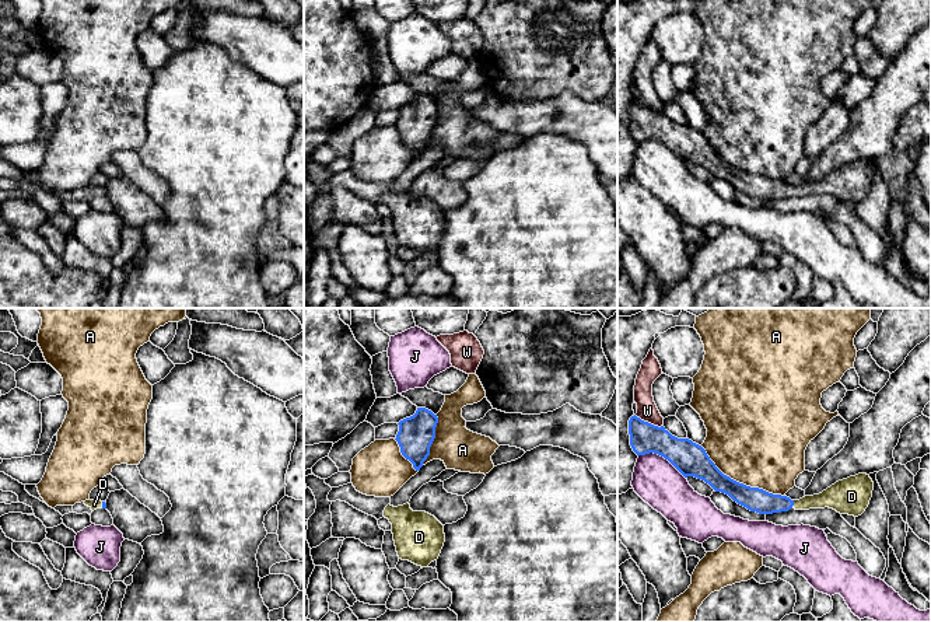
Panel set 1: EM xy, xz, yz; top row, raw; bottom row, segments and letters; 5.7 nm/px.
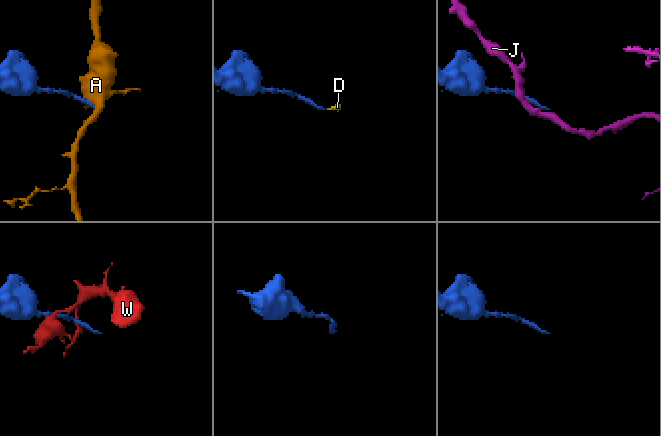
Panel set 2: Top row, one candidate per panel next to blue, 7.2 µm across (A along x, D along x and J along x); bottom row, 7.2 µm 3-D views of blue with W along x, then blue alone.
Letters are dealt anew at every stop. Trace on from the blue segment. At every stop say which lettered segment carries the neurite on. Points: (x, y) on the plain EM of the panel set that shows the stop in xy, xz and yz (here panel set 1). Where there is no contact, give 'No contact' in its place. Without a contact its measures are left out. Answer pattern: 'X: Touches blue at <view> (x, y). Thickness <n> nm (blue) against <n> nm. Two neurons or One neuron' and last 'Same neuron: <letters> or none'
A: Touches blue at yz (741, 170). Thickness 140 nm (blue) against 500 nm. Two neurons
D: Touches blue at yz (793, 189). Thickness 140 nm (blue) against 130 nm. One neuron
J: Touches blue at yz (662, 142). Thickness 190 nm (blue) against 260 nm. Two neurons
W: Touches blue at yz (647, 108). Thickness 180 nm (blue) against 120 nm. Two neurons
Same neuron: D

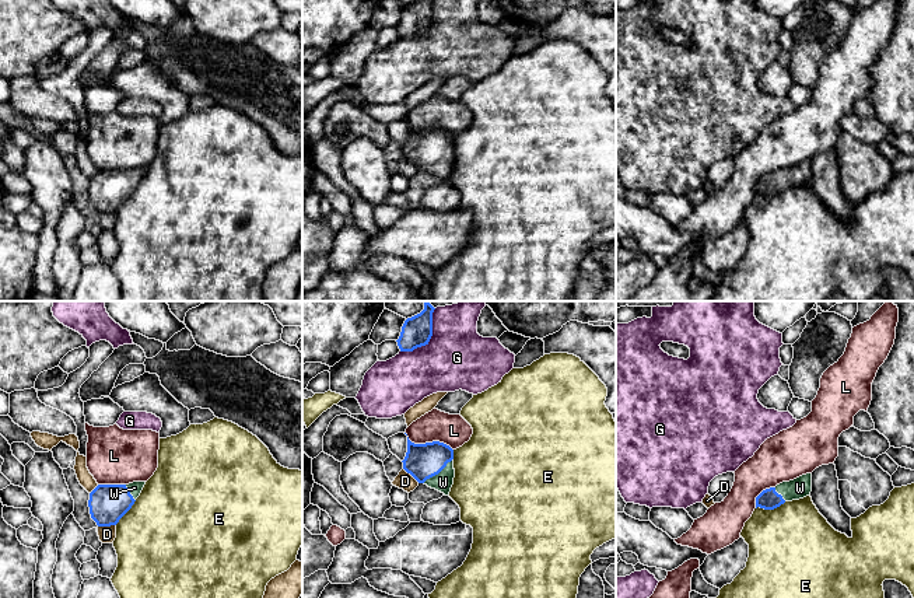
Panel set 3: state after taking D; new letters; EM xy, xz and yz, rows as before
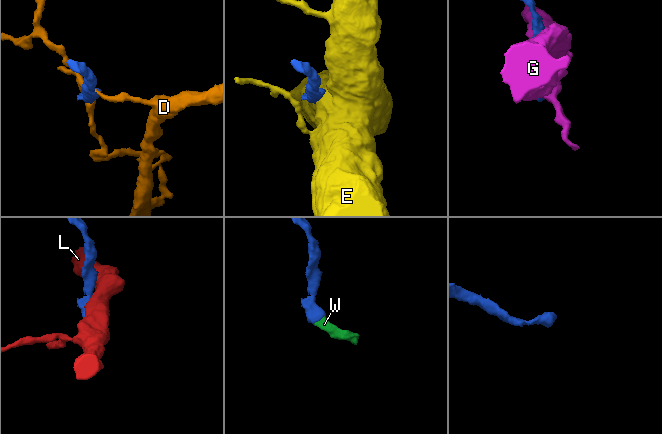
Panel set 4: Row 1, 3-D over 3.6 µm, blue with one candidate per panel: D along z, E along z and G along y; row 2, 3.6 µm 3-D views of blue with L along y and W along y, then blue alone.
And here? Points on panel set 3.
D: Touches blue at xy (107, 212). Thickness 220 nm (blue) against 100 nm. Two neurons
E: Touches blue at yz (770, 195). Thickness 120 nm (blue) against 480 nm. Two neurons
G: Touches blue at xz (427, 28). Thickness 170 nm (blue) against 360 nm. Two neurons
L: Touches blue at xz (427, 129). Thickness 200 nm (blue) against 180 nm. Two neurons
W: Touches blue at xz (437, 160). Thickness 200 nm (blue) against 120 nm. One neuron
Same neuron: W

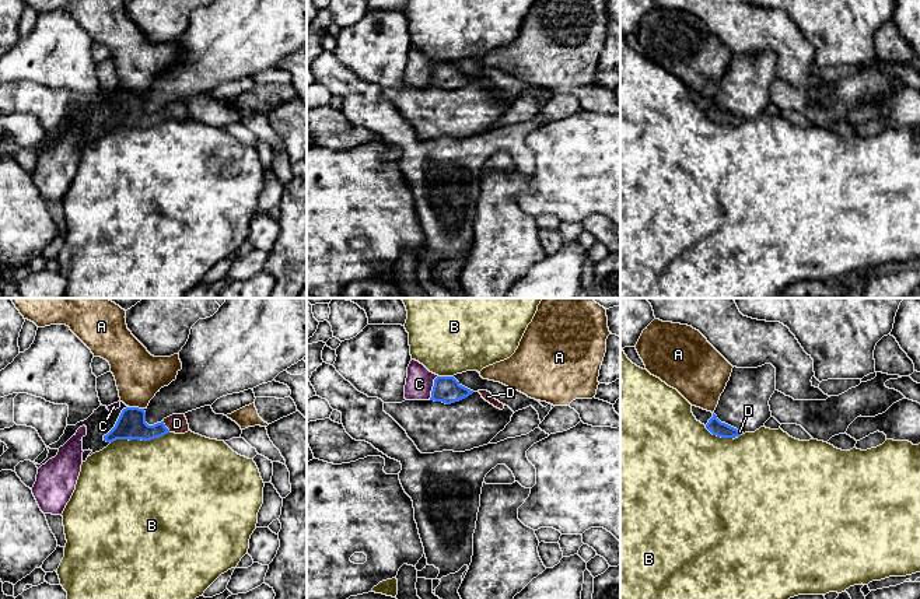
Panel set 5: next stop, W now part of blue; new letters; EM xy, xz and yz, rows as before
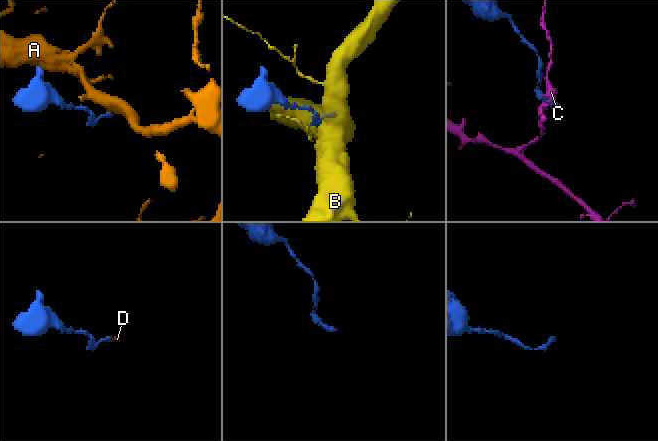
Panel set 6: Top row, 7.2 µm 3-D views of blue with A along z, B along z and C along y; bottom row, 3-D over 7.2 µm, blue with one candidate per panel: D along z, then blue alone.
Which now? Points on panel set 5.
A: Touches blue at xy (136, 94). Thickness 160 nm (blue) against 280 nm. Two neurons
B: Touches blue at xy (139, 125). Thickness 160 nm (blue) against 480 nm. Two neurons
C: Touches blue at xz (433, 74). Thickness 160 nm (blue) against 160 nm. Two neurons
D: Touches blue at xy (165, 114). Thickness 160 nm (blue) against 110 nm. One neuron
Same neuron: D

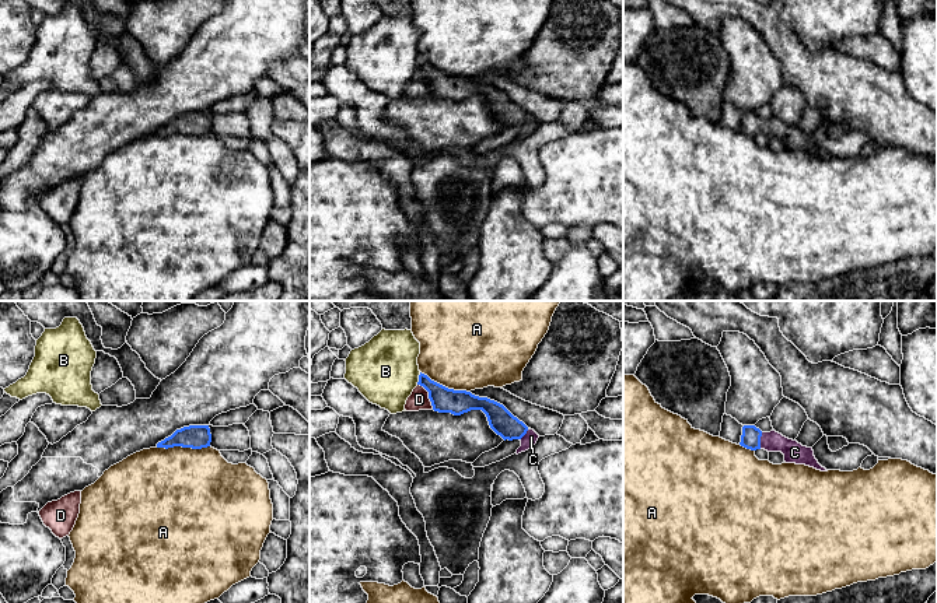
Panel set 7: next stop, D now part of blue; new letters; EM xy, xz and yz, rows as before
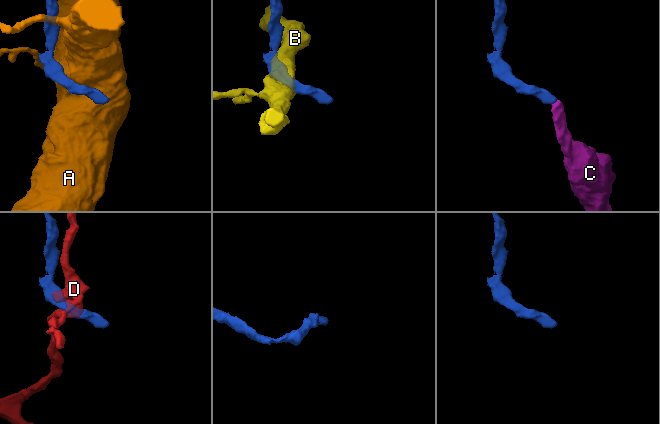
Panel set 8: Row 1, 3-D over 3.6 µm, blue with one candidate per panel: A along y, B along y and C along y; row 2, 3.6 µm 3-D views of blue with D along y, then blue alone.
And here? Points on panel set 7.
A: Touches blue at xy (182, 133). Thickness 140 nm (blue) against 500 nm. Two neurons
B: Touches blue at xz (419, 65). Thickness 140 nm (blue) against 380 nm. Two neurons
C: Touches blue at yz (759, 128). Thickness 110 nm (blue) against 120 nm. One neuron
D: Touches blue at xz (429, 81). Thickness 140 nm (blue) against 110 nm. Two neurons
Same neuron: C

